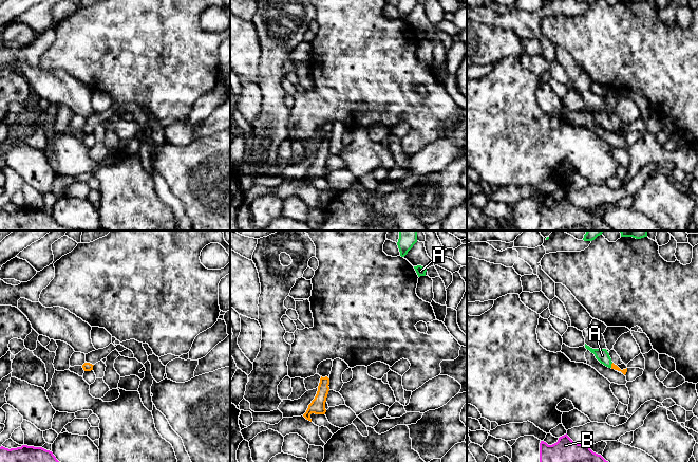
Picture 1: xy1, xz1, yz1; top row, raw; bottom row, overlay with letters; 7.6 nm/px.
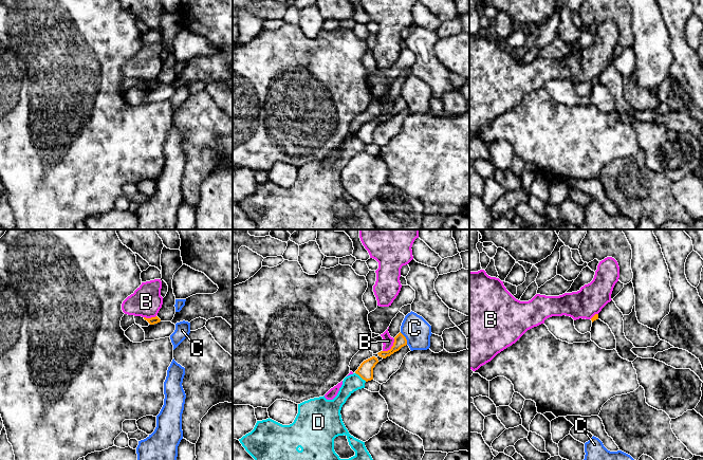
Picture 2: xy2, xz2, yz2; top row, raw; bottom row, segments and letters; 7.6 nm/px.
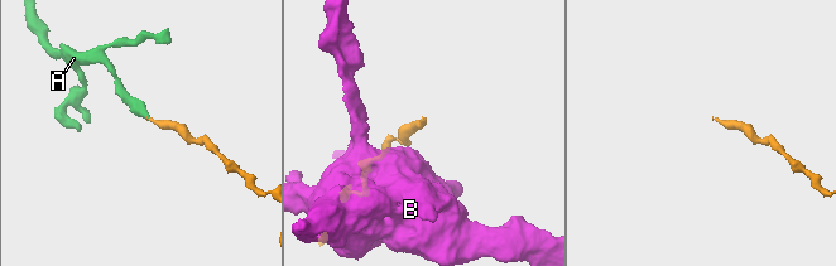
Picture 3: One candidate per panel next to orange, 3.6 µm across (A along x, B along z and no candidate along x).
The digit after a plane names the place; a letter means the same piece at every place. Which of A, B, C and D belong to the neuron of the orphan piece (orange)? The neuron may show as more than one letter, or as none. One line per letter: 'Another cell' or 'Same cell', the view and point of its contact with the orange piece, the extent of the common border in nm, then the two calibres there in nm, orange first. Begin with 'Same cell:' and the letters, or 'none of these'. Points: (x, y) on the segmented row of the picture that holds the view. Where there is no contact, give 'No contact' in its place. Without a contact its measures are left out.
Same cell: A
A: Same cell. Touches orange at yz1 (611, 365). Shared border 40 nm. Thickness 40 nm (orange) against 100 nm
B: Another cell. Touches orange at xz2 (391, 347). Shared border 140 nm. Thickness 100 nm (orange) against 80 nm
C: Another cell. Touches orange at xz2 (405, 338). Shared border 110 nm. Thickness 100 nm (orange) against 200 nm
D: Another cell. Touches orange at xz2 (361, 376). Shared border 110 nm. Thickness 110 nm (orange) against 130 nm

